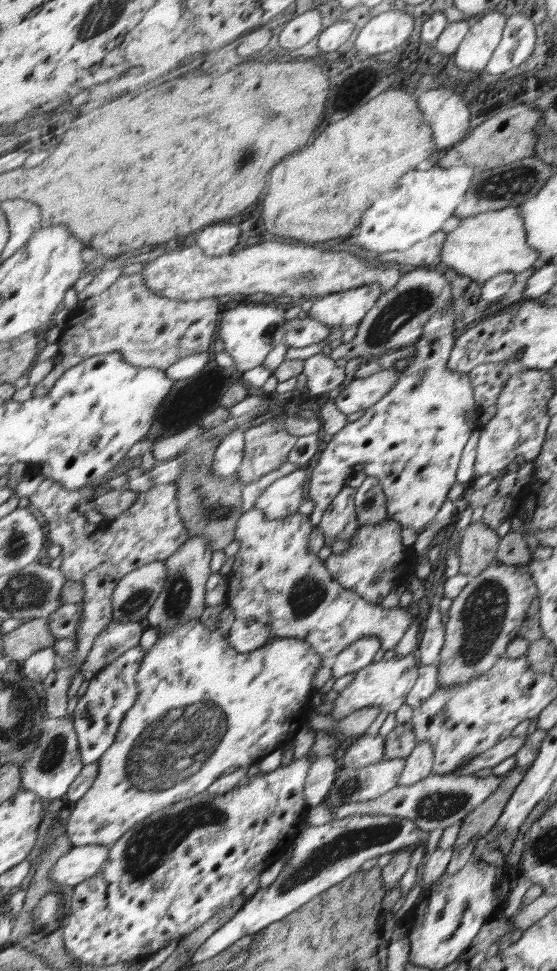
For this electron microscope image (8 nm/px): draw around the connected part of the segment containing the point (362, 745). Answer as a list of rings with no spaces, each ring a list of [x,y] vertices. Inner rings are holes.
[[[379,734],[359,737],[345,750],[340,759],[340,767],[344,769],[360,769],[368,767],[384,759],[386,740]]]

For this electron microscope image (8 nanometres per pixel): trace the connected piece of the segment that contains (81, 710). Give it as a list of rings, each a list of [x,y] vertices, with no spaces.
[[[142,646],[132,648],[108,664],[102,672],[99,672],[90,682],[89,689],[81,697],[75,713],[72,715],[75,728],[79,732],[79,740],[83,752],[84,763],[88,765],[99,762],[109,751],[118,739],[122,724],[128,712],[138,703],[140,699],[139,674],[147,658],[149,651],[146,652]]]

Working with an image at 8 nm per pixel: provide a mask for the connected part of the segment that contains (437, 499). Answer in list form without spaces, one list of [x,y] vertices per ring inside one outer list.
[[[462,294],[451,300],[447,310],[434,314],[424,324],[422,336],[416,342],[416,353],[409,359],[408,364],[400,372],[391,390],[376,401],[364,414],[347,423],[338,433],[332,436],[326,449],[321,453],[320,459],[310,476],[309,499],[314,502],[314,510],[309,514],[312,525],[318,525],[323,520],[324,511],[334,502],[334,498],[344,488],[348,488],[349,479],[360,476],[364,472],[367,476],[375,476],[378,479],[382,494],[385,497],[386,514],[388,518],[400,521],[405,528],[416,529],[422,533],[420,528],[426,528],[430,520],[440,510],[442,502],[448,496],[448,490],[456,482],[456,468],[462,456],[462,450],[477,430],[478,414],[476,414],[476,400],[474,386],[468,374],[452,370],[449,367],[451,352],[455,348],[456,340],[456,318],[460,314],[458,306]]]

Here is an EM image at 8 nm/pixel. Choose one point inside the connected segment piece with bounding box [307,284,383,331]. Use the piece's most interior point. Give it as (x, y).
(341, 309)

